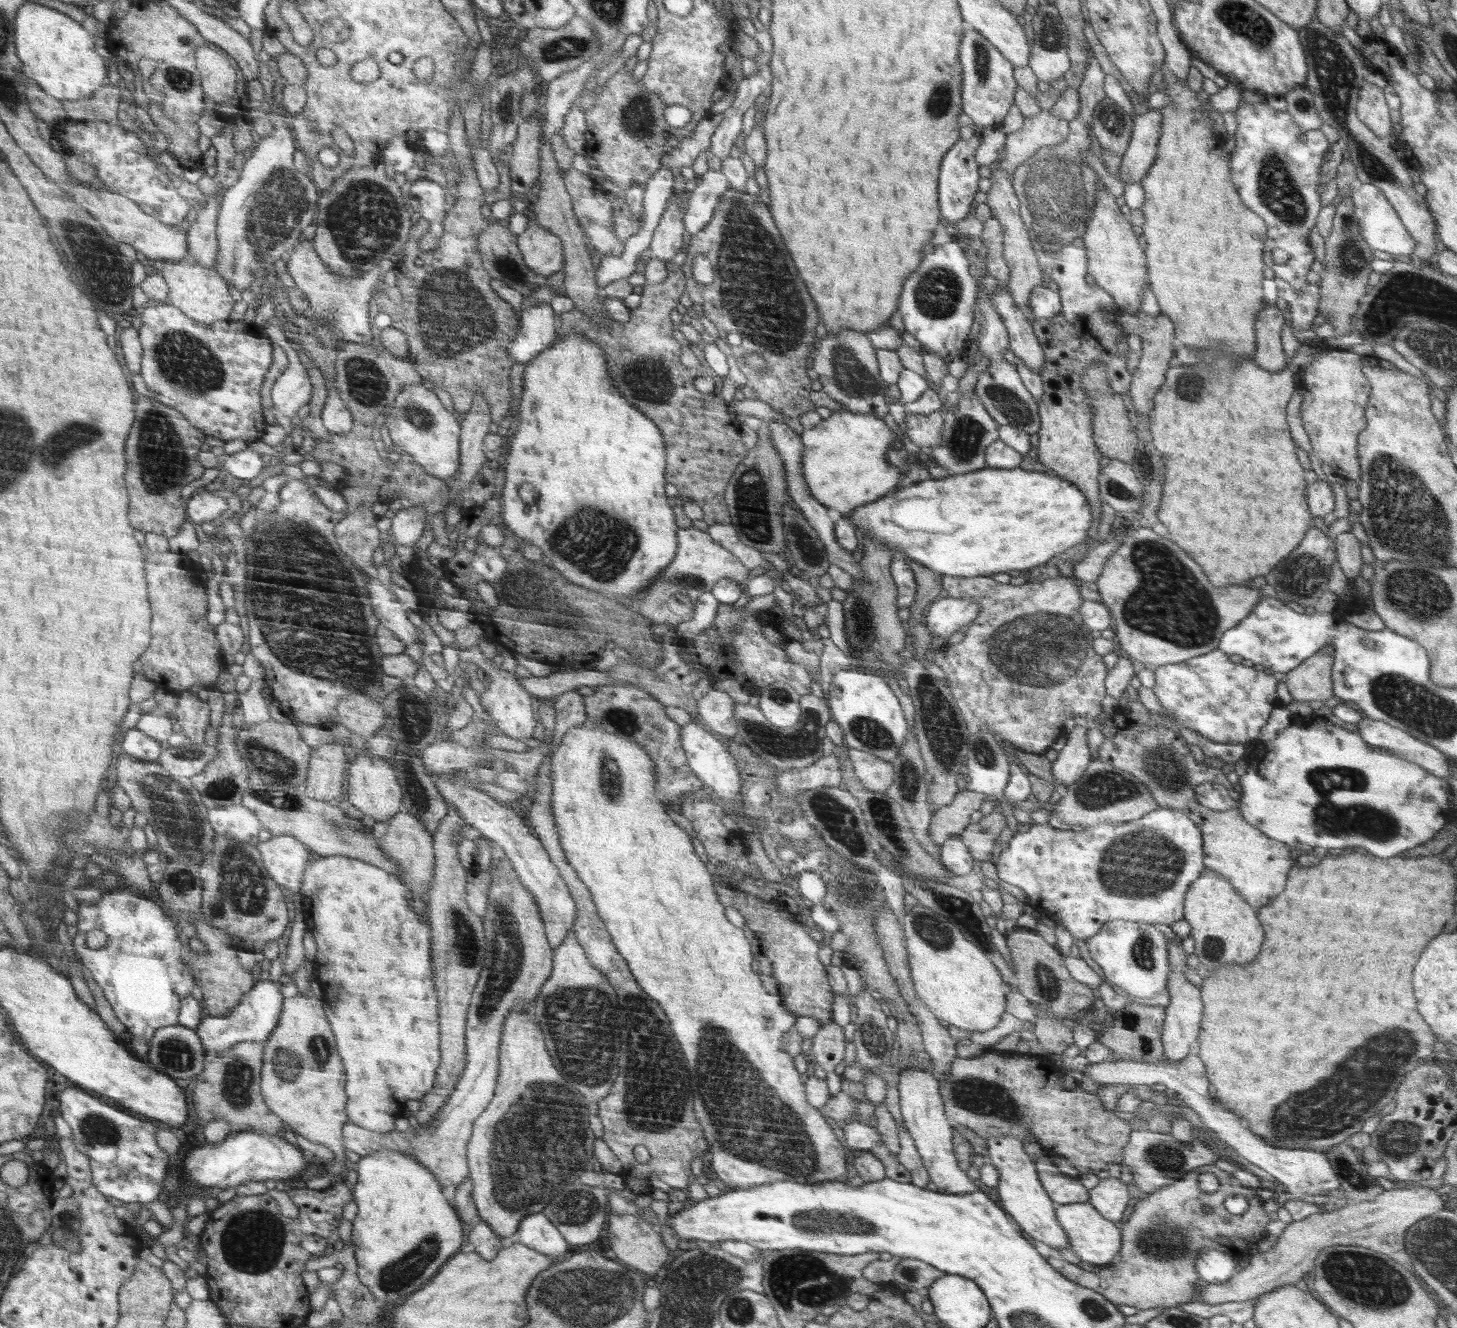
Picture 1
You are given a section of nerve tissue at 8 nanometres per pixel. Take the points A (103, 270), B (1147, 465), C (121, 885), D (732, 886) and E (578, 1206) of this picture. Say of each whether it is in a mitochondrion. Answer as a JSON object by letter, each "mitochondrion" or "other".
{"A":"mitochondrion","B":"mitochondrion","C":"other","D":"other","E":"mitochondrion"}

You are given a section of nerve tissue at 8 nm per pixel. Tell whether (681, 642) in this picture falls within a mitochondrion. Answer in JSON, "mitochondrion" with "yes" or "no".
{"mitochondrion":"no"}

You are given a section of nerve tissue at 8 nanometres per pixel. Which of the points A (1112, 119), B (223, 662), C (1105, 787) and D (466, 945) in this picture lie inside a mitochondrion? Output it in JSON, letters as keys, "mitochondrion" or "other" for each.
{"A":"mitochondrion","B":"other","C":"mitochondrion","D":"mitochondrion"}

